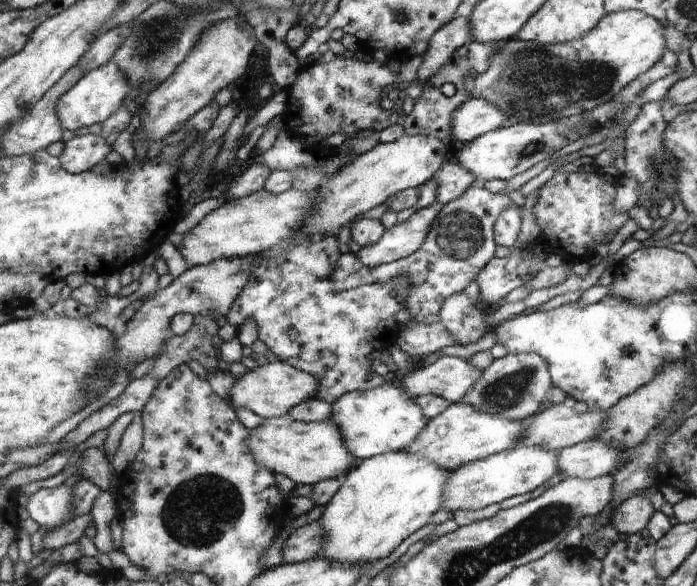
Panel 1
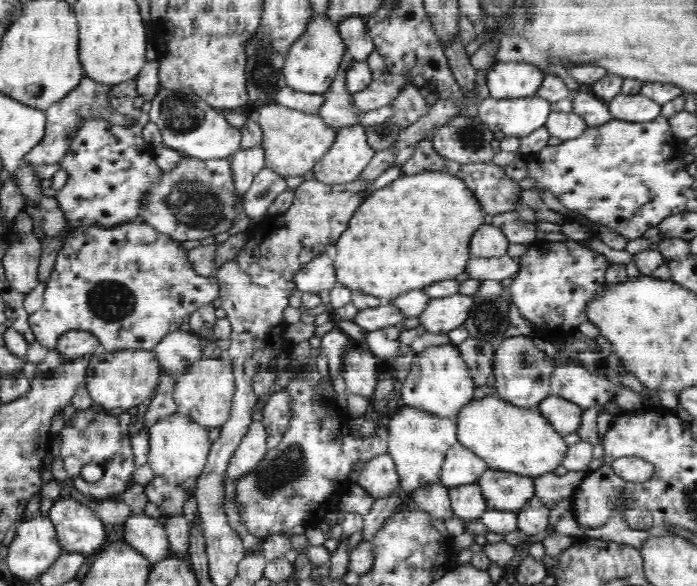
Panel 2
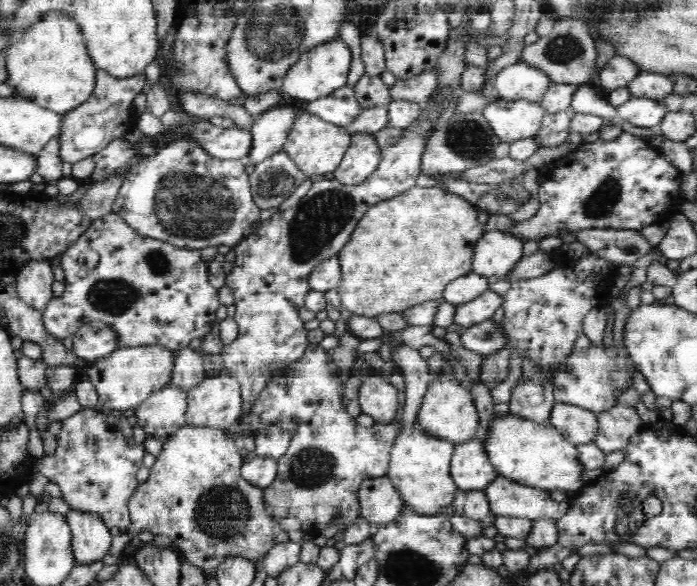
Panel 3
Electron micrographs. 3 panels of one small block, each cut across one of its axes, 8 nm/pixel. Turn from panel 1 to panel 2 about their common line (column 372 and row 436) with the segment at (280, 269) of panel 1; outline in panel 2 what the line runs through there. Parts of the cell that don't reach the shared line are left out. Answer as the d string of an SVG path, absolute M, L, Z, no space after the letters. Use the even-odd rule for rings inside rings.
M309 360L306 366L306 376L294 376L290 384L284 388L284 392L291 394L291 422L290 428L284 434L284 438L279 446L269 449L258 464L240 477L236 482L236 493L234 494L235 504L240 514L240 518L252 536L256 536L259 544L271 534L288 533L294 526L303 525L318 526L326 514L337 512L339 502L348 492L346 488L350 482L346 480L350 476L350 470L354 468L356 462L360 460L373 460L380 454L388 454L389 438L388 430L377 427L374 436L369 438L352 438L352 424L348 421L340 420L338 414L328 412L322 404L318 404L316 398L316 384L320 382L320 374L316 372L314 360Z

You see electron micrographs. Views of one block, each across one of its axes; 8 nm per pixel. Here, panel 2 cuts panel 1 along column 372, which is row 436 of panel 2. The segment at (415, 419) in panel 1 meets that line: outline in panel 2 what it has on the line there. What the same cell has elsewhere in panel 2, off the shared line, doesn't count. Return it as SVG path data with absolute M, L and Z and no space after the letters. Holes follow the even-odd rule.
M399 403L392 405L391 414L392 418L388 422L388 453L394 459L396 472L400 477L399 488L405 498L410 498L422 485L436 485L441 482L439 474L445 454L457 441L457 423Z

